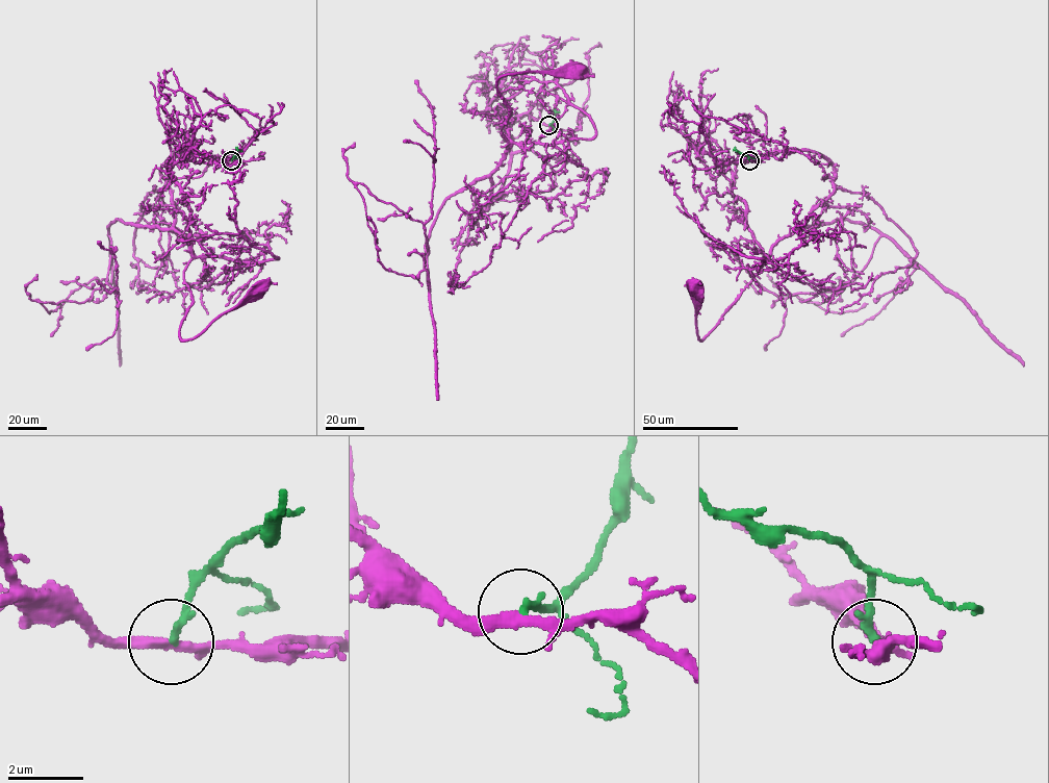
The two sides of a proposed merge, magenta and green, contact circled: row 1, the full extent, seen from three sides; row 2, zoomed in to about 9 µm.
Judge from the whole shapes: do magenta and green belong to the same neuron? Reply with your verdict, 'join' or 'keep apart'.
join

